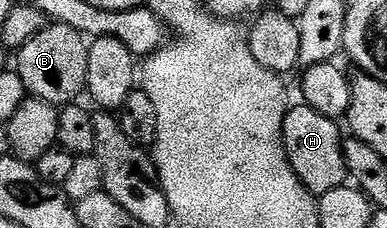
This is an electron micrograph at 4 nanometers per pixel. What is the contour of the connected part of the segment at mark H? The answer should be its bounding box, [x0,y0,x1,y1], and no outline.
[284,102,349,194]

